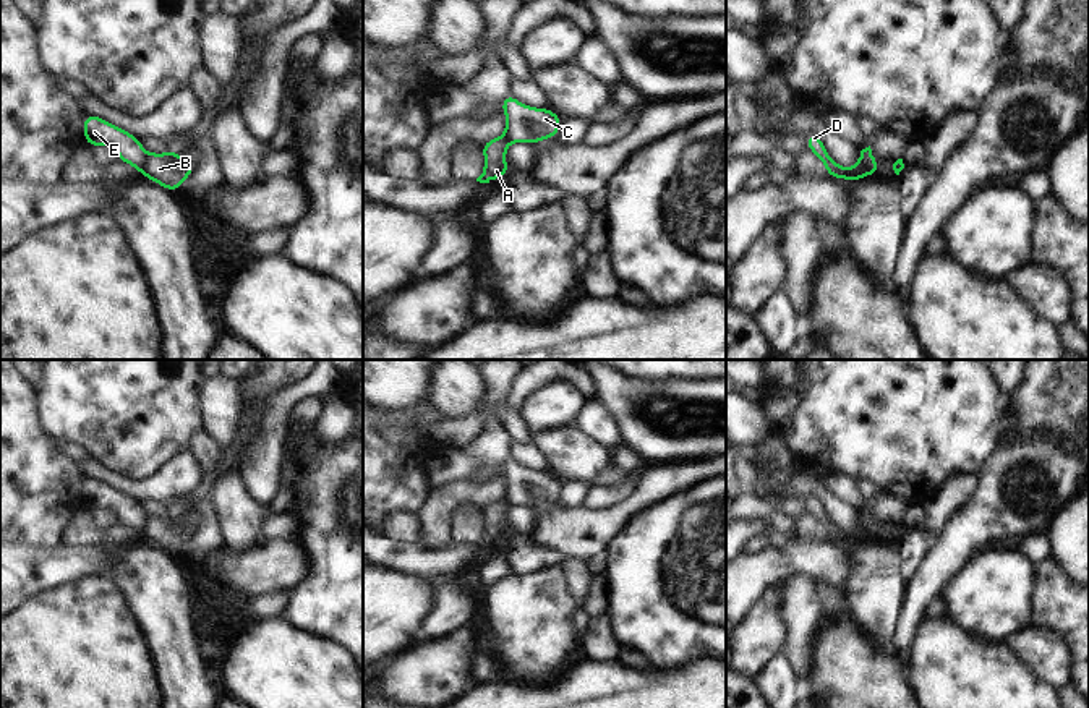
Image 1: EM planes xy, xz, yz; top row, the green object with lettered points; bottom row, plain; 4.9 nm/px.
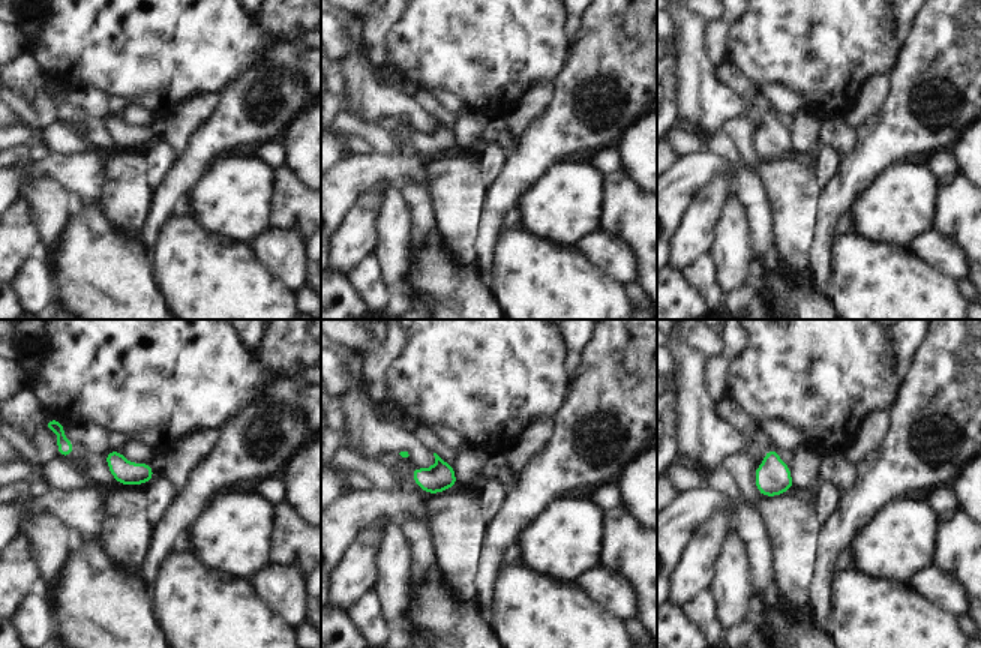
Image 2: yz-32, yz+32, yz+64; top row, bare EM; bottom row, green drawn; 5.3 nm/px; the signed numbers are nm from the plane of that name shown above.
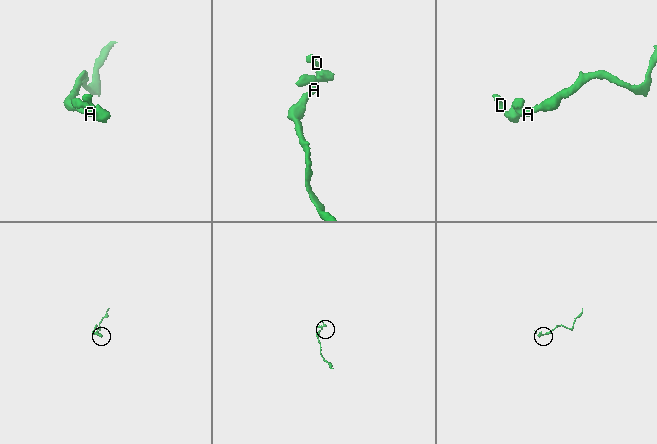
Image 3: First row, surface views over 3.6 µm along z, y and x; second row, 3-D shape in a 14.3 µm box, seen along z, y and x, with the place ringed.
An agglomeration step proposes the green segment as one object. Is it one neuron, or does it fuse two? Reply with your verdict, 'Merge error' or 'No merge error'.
Merge error.

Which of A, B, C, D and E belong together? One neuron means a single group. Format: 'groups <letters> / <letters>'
groups A E / B C D

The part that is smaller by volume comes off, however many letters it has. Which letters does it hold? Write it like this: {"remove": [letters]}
{"remove": ["B", "C", "D"]}

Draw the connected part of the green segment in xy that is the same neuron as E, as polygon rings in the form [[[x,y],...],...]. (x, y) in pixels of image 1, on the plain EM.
[[[91,476],[84,480],[83,496],[86,509],[112,509],[118,515],[120,525],[130,527],[141,535],[147,517],[135,497]]]

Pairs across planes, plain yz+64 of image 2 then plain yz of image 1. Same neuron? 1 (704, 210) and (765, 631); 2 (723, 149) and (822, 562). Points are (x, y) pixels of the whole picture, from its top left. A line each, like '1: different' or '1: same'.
1: same
2: different

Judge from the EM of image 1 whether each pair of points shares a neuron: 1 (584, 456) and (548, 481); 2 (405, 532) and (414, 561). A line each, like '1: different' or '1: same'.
1: different
2: different

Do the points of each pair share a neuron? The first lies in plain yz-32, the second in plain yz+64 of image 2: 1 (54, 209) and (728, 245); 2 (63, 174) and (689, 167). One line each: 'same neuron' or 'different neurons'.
1: same neuron
2: same neuron

